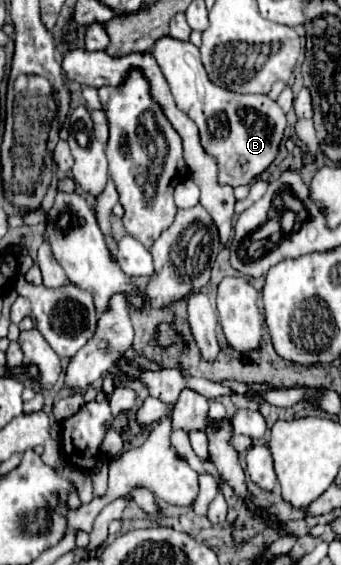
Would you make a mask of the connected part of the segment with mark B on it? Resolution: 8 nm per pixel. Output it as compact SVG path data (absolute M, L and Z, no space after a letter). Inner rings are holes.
M165 36L155 42L153 54L171 86L177 108L197 124L201 146L217 160L221 184L237 188L259 178L277 158L279 146L285 140L287 120L279 104L265 94L237 94L213 84L201 64L199 48L191 42Z

